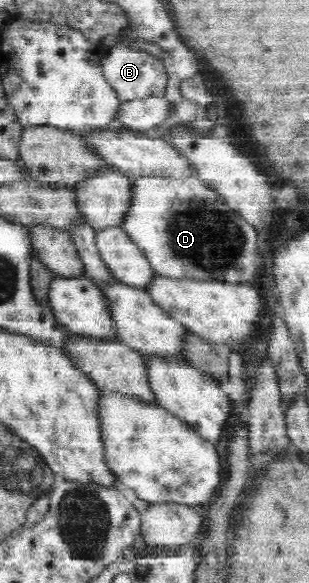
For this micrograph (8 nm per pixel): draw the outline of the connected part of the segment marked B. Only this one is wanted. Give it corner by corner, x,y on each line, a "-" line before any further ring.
112,45
102,60
102,70
106,80
116,89
124,102
142,100
148,96
165,96
168,73
166,73
160,59
147,51

